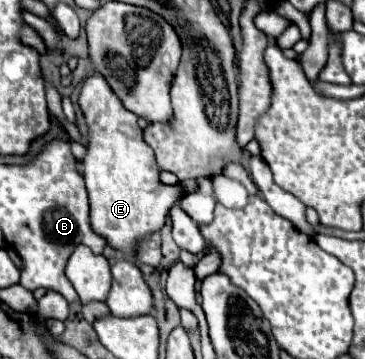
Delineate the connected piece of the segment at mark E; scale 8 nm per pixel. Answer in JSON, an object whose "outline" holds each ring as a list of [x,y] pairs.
{"outline":[[[93,74],[83,82],[79,104],[89,126],[87,156],[83,162],[83,176],[91,200],[91,226],[107,238],[107,244],[127,258],[143,236],[163,228],[165,218],[181,196],[197,190],[197,180],[177,182],[175,186],[159,180],[159,168],[151,146],[143,140],[143,130],[137,126],[137,116],[123,110],[119,98],[113,94],[101,74]]]}

